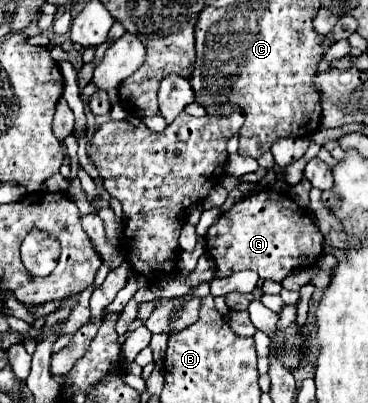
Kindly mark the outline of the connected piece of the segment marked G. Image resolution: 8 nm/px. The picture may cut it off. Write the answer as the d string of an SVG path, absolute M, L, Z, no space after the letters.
M259 191L249 197L239 199L229 211L225 211L207 231L207 253L215 261L215 275L217 277L227 277L243 269L251 269L259 273L261 279L273 279L273 281L283 281L289 273L303 269L303 267L313 267L319 255L323 255L321 247L321 231L317 229L315 221L285 193L277 191Z

